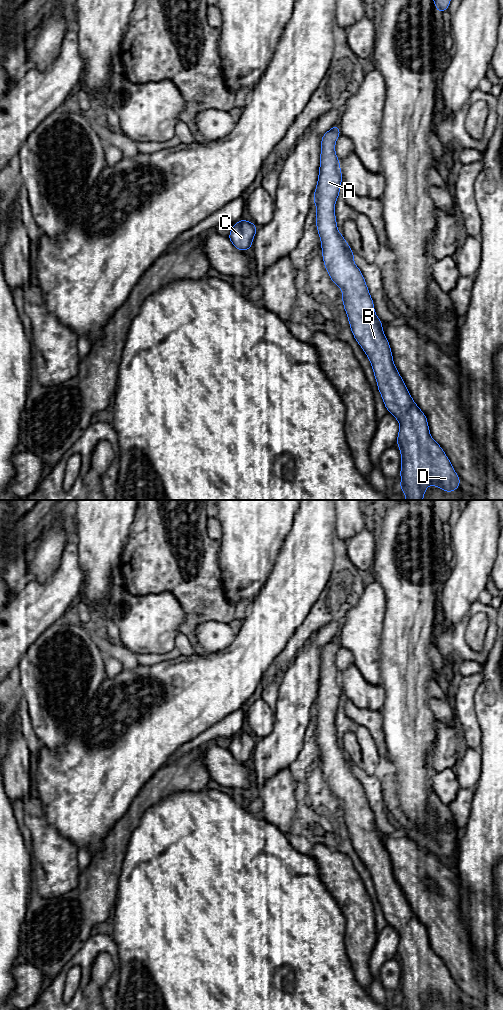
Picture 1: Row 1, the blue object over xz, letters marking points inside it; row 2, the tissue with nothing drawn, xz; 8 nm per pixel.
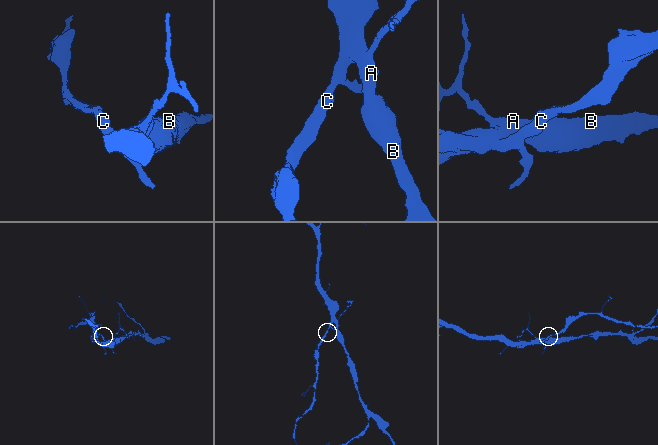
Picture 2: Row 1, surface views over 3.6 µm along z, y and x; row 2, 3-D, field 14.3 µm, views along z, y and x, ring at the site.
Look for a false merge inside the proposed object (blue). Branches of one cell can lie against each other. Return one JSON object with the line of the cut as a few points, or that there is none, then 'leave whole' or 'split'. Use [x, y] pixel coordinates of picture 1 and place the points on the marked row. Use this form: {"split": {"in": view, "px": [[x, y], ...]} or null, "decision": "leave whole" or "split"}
{"split": null, "decision": "leave whole"}

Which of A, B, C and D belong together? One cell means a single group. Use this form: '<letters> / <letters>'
A B C D

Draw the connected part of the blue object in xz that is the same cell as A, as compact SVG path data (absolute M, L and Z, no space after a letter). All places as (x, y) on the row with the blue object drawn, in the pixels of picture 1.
M339 125L322 135L319 176L313 195L316 204L316 227L321 240L322 257L327 273L332 282L342 289L342 302L346 311L349 325L356 342L359 343L367 355L377 388L388 412L392 414L400 425L397 435L397 446L401 452L401 483L406 500L423 500L428 485L439 487L451 493L460 487L460 478L455 472L450 460L442 447L430 435L426 415L412 399L406 384L396 369L392 351L382 328L382 320L375 314L374 302L361 270L353 261L355 256L343 234L338 232L334 207L340 195L340 184L343 181L340 161L335 153L335 143L341 135Z

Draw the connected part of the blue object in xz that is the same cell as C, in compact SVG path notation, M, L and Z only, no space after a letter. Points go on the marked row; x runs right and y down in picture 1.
M241 219L231 227L228 239L239 251L251 249L254 236L257 232L257 226L245 219Z

